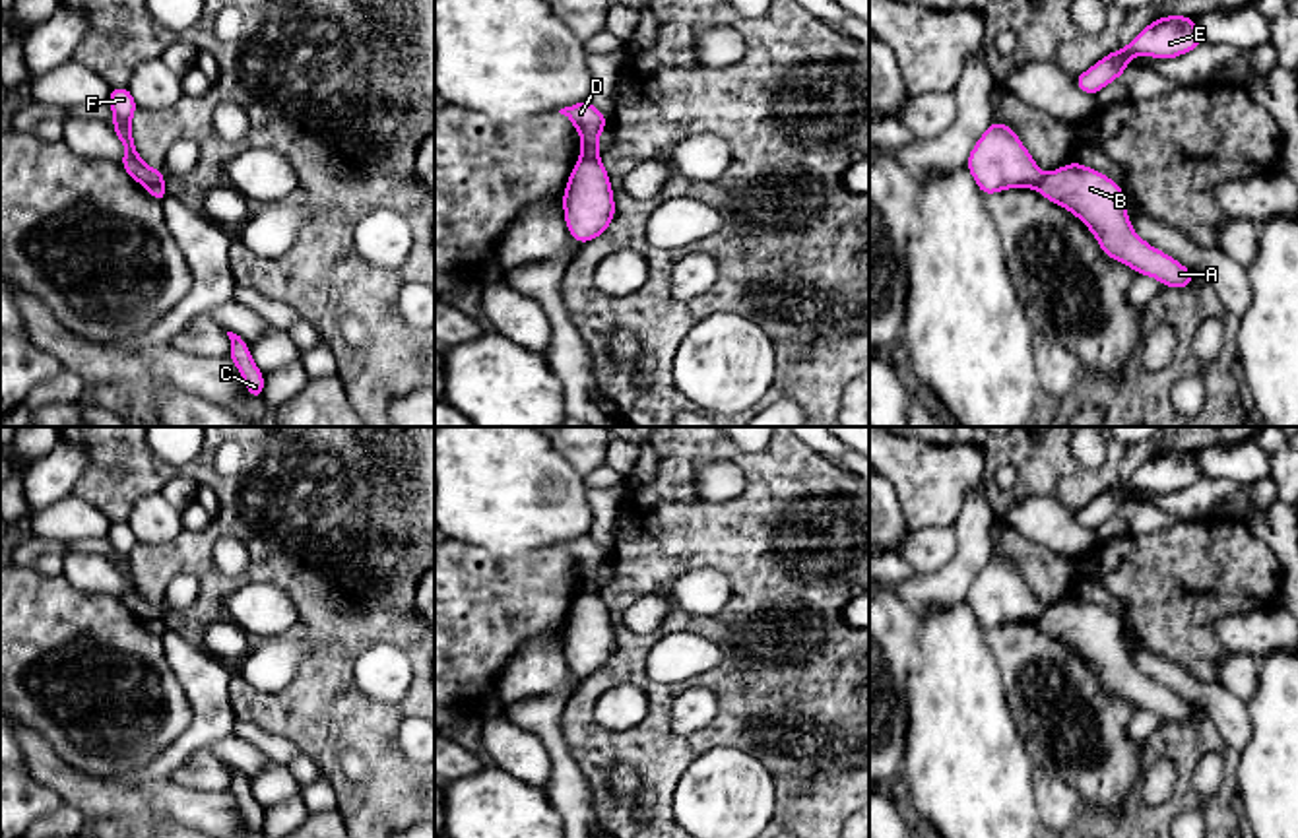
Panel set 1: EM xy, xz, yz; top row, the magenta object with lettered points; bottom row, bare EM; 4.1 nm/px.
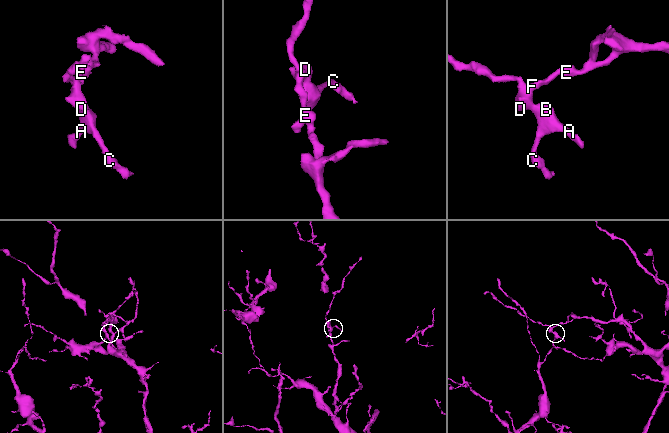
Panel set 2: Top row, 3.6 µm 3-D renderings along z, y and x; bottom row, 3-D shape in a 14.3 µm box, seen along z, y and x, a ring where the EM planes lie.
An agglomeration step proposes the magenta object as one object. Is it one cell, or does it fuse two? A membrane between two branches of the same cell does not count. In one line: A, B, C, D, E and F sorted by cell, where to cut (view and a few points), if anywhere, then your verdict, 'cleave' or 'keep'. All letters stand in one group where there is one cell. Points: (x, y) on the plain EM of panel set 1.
A B C / D E F; cut in xy along (162, 617), (144, 621); cleave

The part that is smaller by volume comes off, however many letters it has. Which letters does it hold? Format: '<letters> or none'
A, B, C

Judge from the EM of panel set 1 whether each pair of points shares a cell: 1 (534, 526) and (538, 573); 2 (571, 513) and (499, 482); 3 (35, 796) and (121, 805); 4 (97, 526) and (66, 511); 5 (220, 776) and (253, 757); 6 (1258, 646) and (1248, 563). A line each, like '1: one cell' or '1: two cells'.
1: two cells
2: one cell
3: two cells
4: one cell
5: two cells
6: two cells

